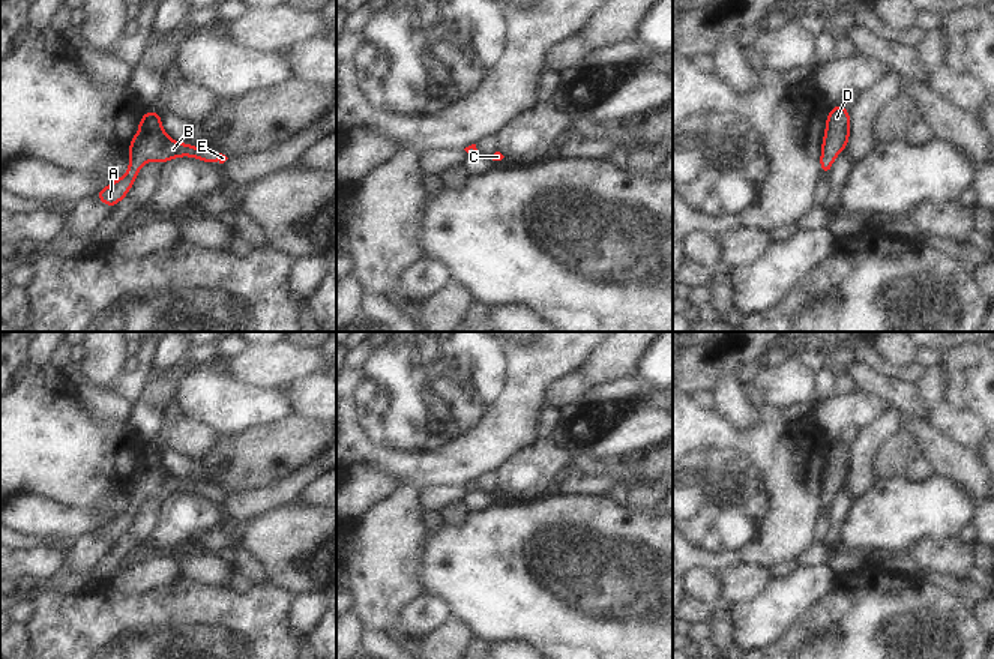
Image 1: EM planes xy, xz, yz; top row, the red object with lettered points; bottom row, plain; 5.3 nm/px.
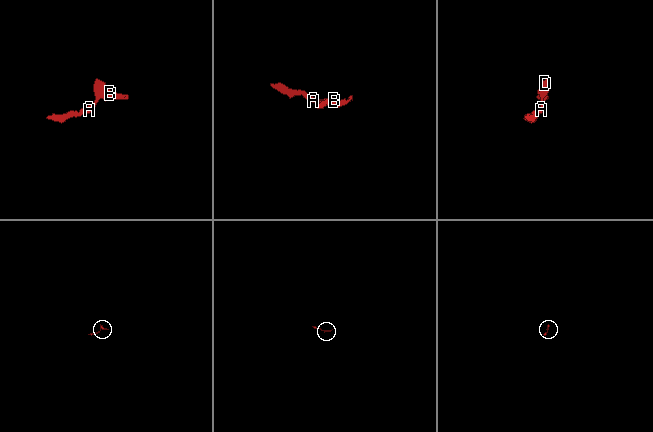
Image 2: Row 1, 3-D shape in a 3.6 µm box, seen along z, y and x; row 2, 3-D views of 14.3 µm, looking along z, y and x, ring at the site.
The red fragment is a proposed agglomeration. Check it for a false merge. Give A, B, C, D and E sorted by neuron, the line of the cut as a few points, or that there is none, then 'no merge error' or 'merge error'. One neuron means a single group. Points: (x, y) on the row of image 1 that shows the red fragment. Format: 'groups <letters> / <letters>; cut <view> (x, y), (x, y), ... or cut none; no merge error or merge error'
groups A B C D E; cut none; no merge error

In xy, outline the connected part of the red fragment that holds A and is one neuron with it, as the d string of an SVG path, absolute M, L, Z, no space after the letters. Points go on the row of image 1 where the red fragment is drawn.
M153 110L143 114L138 126L140 131L129 143L129 170L123 177L110 183L95 195L110 209L126 197L140 173L140 168L147 161L164 164L179 156L191 156L216 167L228 159L216 150L198 149L197 146L171 140L162 129L161 116Z

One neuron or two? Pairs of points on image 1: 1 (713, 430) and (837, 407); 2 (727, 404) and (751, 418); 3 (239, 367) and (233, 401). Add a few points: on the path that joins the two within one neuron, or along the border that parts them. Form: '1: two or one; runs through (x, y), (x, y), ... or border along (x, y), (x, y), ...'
1: two; border along (808, 416), (823, 437)
2: one; runs through (733, 404), (745, 415)
3: two; border along (222, 359), (222, 367), (237, 380), (271, 388)

